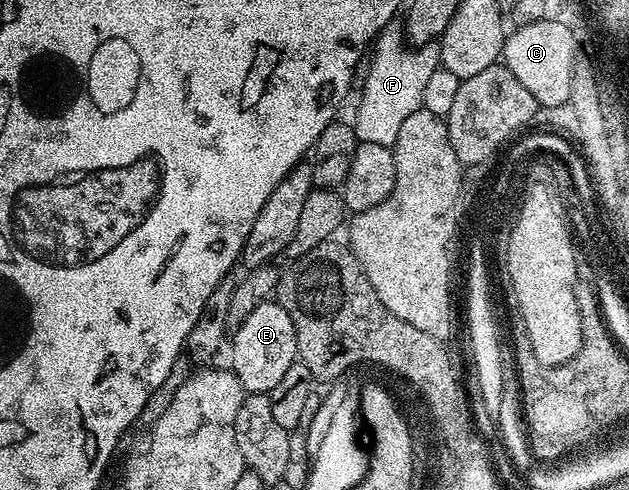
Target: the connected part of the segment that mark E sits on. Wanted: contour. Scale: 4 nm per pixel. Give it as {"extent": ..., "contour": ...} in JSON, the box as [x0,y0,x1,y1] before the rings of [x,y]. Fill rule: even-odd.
{"extent":[230,300,297,394],"contour":[[[269,300],[258,304],[237,330],[231,331],[232,363],[230,369],[238,376],[245,391],[250,394],[268,394],[277,386],[282,376],[297,361],[296,333],[294,320],[290,320],[290,312],[282,308],[279,302]]]}

